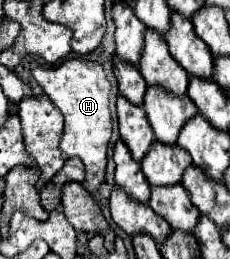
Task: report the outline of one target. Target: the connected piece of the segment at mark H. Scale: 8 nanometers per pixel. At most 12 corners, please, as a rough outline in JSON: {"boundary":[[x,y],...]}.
{"boundary":[[71,58],[33,78],[65,116],[59,148],[95,192],[111,138],[109,80]]}

